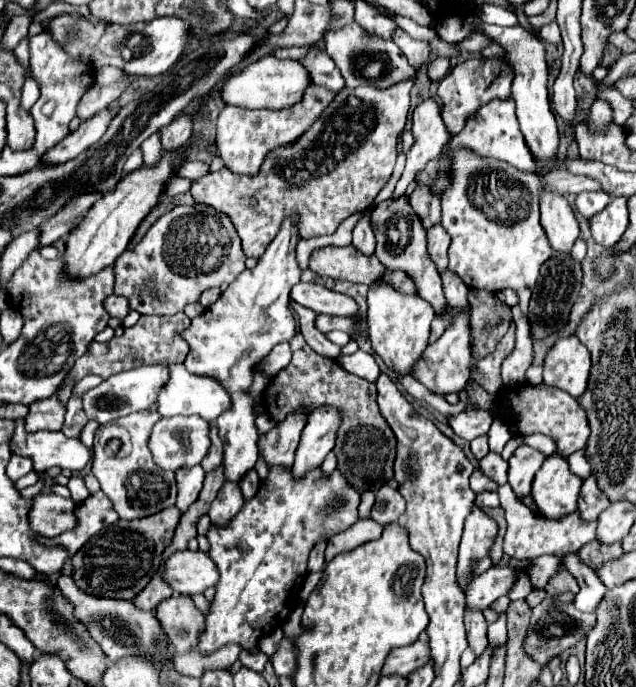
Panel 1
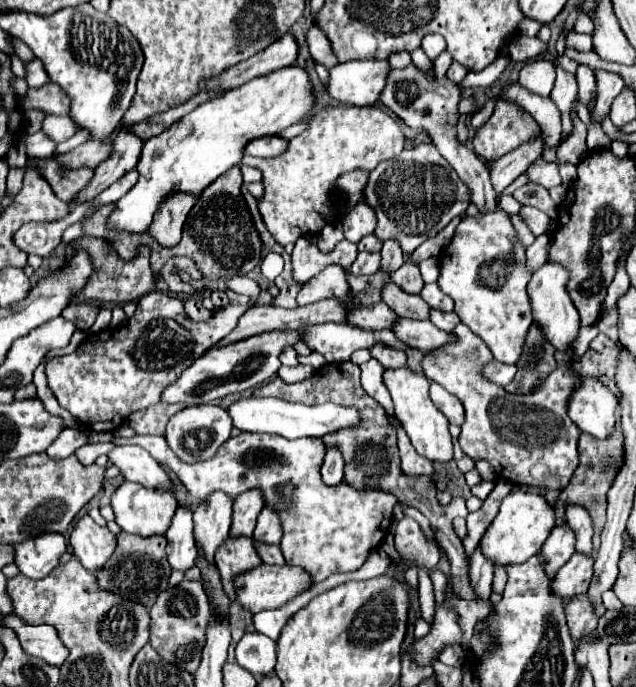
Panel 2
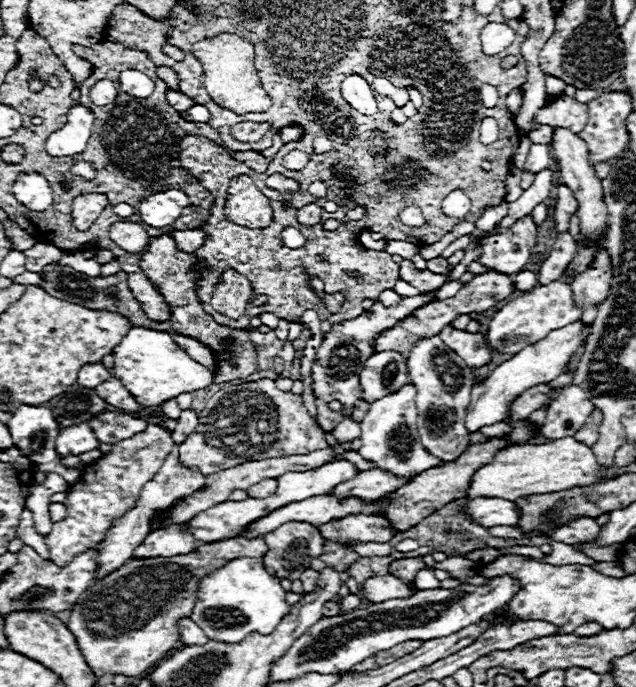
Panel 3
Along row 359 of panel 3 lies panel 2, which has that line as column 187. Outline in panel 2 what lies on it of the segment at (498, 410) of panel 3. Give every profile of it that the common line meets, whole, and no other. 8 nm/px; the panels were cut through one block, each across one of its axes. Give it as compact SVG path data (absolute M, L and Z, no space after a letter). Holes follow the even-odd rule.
M180 506L174 514L174 520L166 532L166 554L172 570L186 572L196 566L194 556L194 538L192 538L192 512Z

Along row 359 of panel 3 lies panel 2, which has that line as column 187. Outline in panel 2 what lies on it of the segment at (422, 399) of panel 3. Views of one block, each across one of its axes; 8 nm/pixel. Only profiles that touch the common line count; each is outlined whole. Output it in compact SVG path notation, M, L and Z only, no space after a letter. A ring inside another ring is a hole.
M200 404L200 406L184 408L182 412L170 418L168 428L166 428L166 440L178 458L186 462L198 462L198 460L206 460L214 456L218 446L230 438L232 428L234 426L226 408L216 406L216 404Z

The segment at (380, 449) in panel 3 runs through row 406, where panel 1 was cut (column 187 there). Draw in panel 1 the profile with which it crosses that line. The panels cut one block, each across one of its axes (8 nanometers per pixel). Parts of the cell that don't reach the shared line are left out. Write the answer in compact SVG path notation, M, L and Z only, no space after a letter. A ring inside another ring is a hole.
M170 364L168 368L170 368L170 380L166 382L166 388L162 388L162 392L158 392L158 414L160 416L168 418L168 416L176 416L176 414L182 414L182 416L198 414L206 422L212 422L224 410L230 408L230 396L216 380L190 374L184 368L184 364Z

